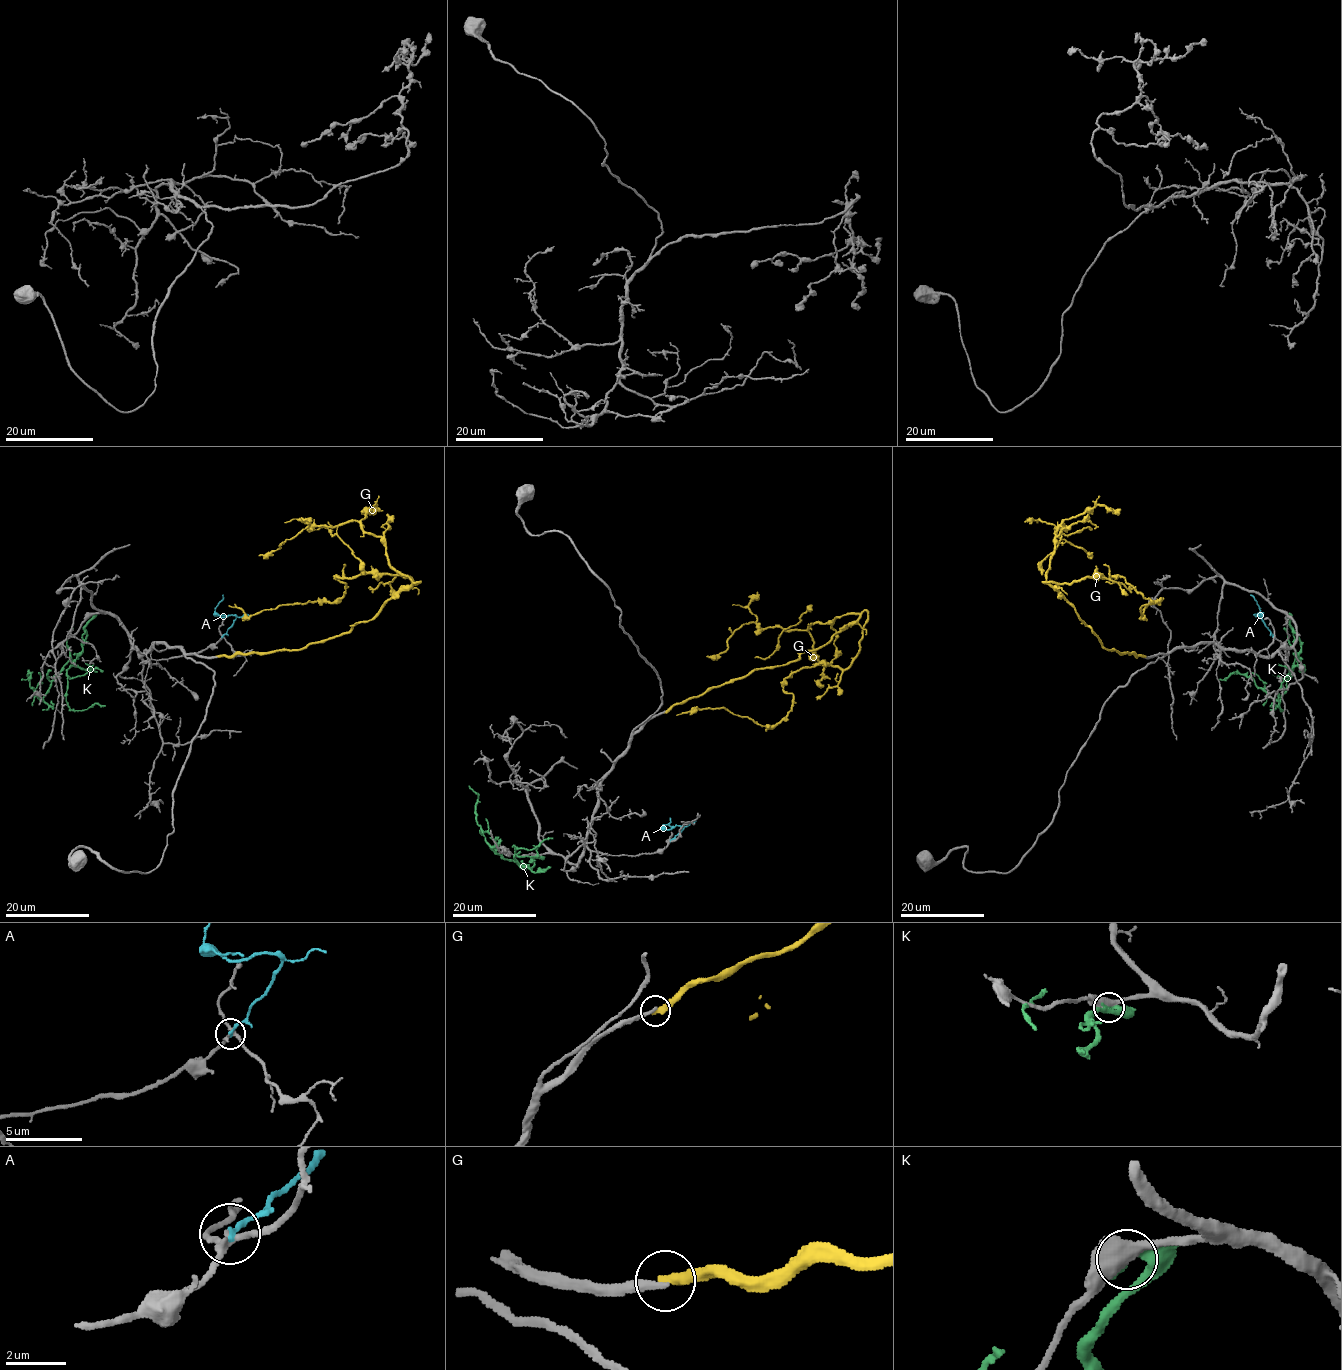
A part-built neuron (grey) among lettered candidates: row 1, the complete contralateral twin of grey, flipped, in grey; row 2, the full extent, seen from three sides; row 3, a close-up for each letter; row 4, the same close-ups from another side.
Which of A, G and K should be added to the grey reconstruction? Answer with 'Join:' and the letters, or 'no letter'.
Join: no letter

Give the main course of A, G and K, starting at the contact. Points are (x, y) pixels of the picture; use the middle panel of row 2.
A: (670, 841), (683, 827), (662, 827), (671, 822), (670, 818)
G: (664, 712), (796, 661), (867, 613), (847, 667), (785, 679), (793, 704), (779, 722), (723, 707), (676, 715)
K: (537, 856), (540, 857), (533, 859), (530, 868), (521, 867), (489, 845), (476, 819), (478, 796), (469, 785)

